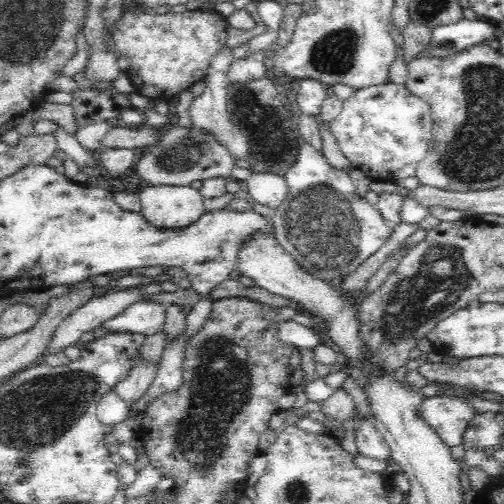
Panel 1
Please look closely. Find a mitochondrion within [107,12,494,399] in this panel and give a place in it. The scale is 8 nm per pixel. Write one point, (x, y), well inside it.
(320, 224)

